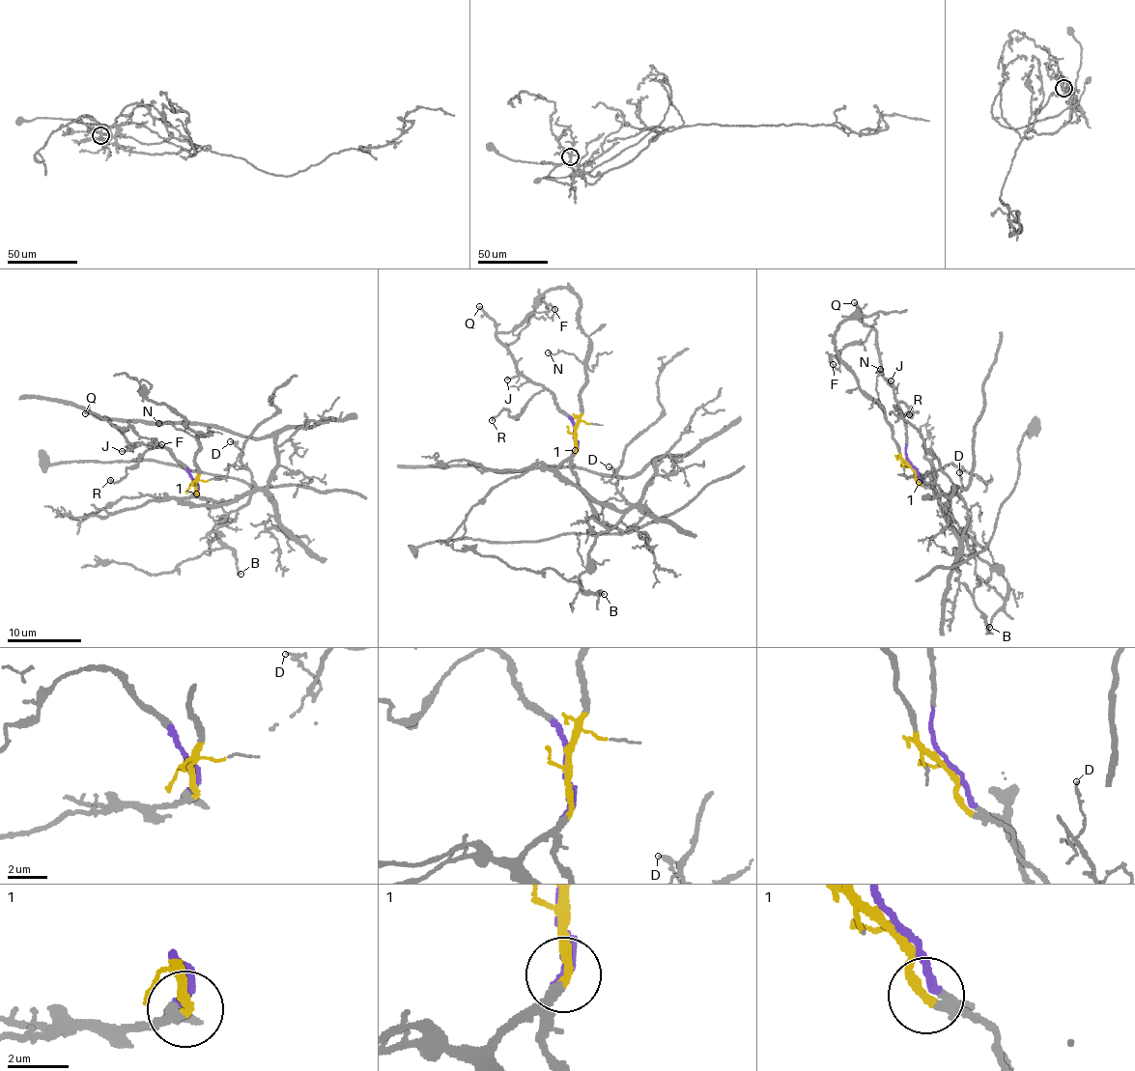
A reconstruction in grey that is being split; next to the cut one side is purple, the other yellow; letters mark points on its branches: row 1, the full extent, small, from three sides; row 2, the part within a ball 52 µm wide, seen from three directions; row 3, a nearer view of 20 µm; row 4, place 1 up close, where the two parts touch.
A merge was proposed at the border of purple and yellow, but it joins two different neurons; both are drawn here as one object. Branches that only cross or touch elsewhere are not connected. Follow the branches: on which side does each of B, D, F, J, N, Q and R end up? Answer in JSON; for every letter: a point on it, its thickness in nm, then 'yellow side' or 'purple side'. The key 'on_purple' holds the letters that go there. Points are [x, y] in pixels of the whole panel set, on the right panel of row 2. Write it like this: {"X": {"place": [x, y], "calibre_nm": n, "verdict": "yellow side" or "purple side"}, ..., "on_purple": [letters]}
{"B": {"place": [989, 627], "calibre_nm": 200, "verdict": "yellow side"}, "D": {"place": [959, 472], "calibre_nm": 120, "verdict": "yellow side"}, "F": {"place": [833, 364], "calibre_nm": 120, "verdict": "purple side"}, "J": {"place": [891, 380], "calibre_nm": 130, "verdict": "purple side"}, "N": {"place": [880, 369], "calibre_nm": 110, "verdict": "yellow side"}, "Q": {"place": [854, 302], "calibre_nm": 240, "verdict": "purple side"}, "R": {"place": [909, 414], "calibre_nm": 180, "verdict": "purple side"}, "on_purple": ["F", "J", "Q", "R"]}

